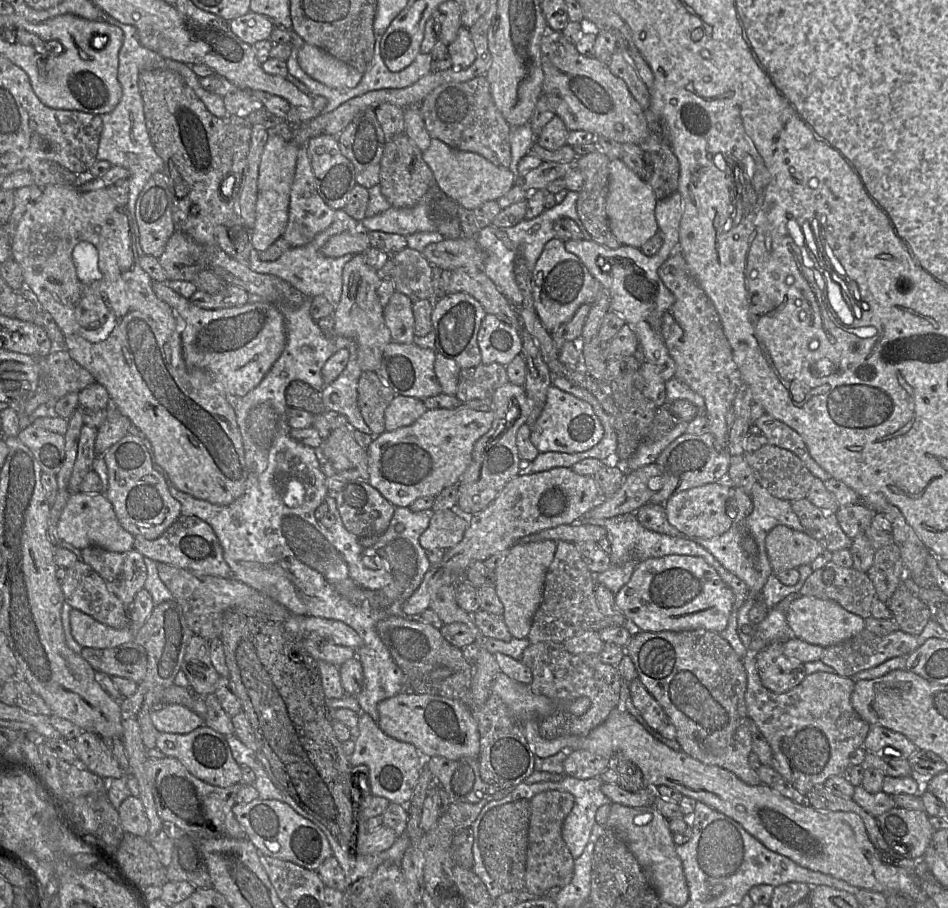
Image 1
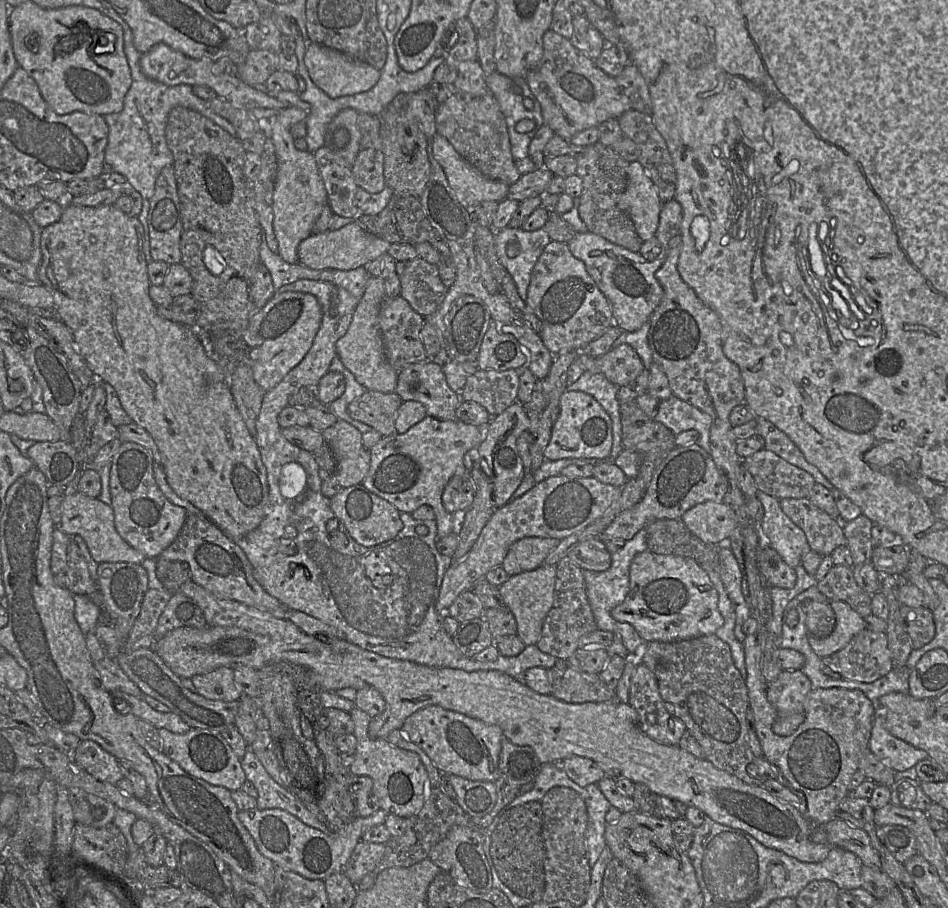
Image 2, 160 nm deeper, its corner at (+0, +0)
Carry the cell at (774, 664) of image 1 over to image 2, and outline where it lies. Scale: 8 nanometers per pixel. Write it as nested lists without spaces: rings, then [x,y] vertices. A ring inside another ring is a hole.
[[[802,669],[782,670],[775,681],[768,683],[767,699],[777,711],[775,734],[791,735],[804,722],[804,702],[812,688]]]

